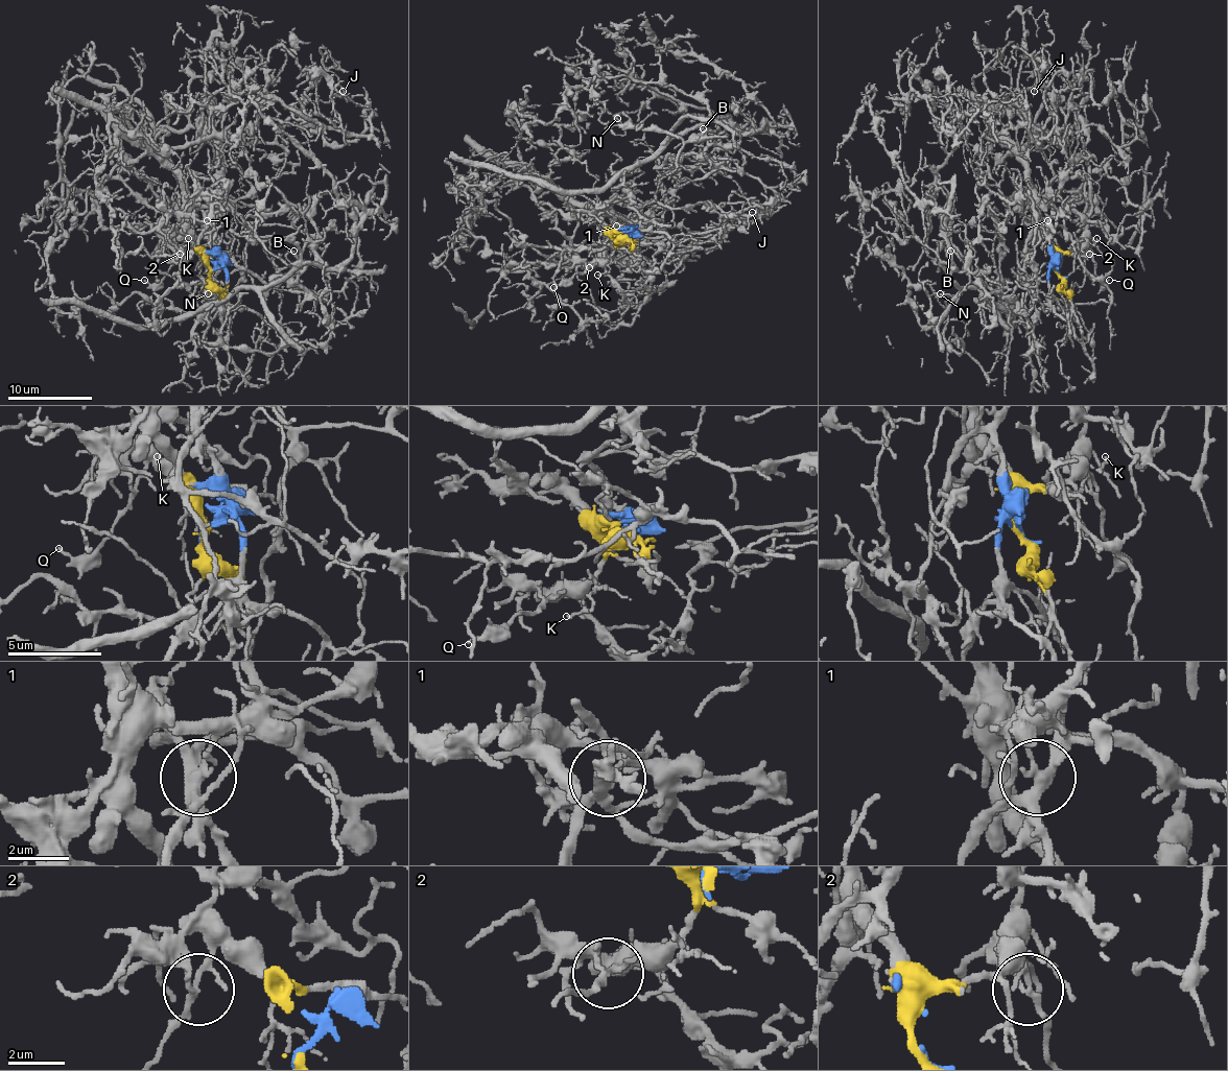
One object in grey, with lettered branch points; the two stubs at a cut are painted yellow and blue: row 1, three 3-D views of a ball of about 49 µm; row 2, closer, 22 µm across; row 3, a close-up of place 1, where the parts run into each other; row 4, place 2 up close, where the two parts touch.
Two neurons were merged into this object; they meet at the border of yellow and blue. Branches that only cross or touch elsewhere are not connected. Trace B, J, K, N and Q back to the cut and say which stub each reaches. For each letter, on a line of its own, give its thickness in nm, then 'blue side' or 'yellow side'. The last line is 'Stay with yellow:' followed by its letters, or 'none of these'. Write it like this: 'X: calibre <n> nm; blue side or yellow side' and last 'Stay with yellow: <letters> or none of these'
B: calibre 200 nm; blue side
J: calibre 80 nm; blue side
K: calibre 100 nm; yellow side
N: calibre 160 nm; blue side
Q: calibre 140 nm; yellow side
Stay with yellow: K, Q

